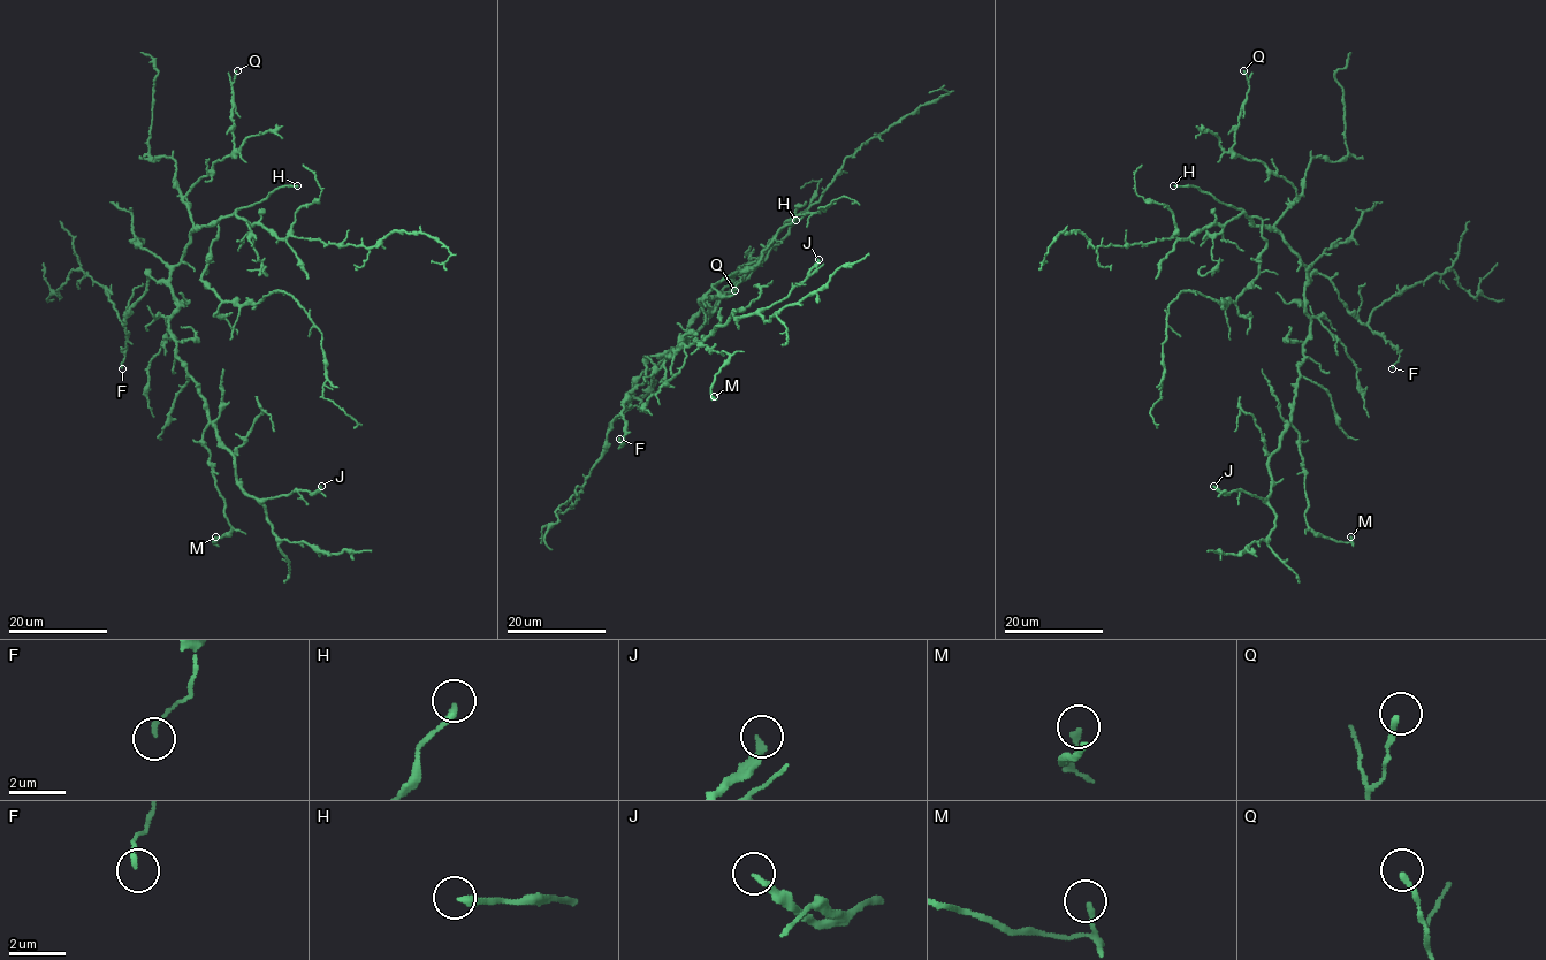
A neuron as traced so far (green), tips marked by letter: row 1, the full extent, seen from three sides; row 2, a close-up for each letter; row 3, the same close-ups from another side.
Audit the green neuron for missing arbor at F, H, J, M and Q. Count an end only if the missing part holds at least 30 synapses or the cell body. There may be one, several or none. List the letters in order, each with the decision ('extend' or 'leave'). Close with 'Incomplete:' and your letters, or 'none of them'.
F: leave
H: extend
J: leave
M: leave
Q: leave
Incomplete: H

